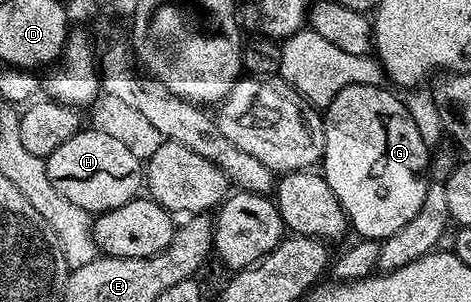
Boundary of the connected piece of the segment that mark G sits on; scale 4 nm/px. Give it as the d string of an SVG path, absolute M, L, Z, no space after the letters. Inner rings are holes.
M377 83L343 87L323 113L323 176L327 187L331 187L335 199L339 199L352 232L354 229L358 238L379 242L395 235L399 227L407 227L407 223L419 215L419 207L423 207L423 199L427 199L427 187L431 184L431 152L425 146L425 137L416 119L392 93L392 88L381 88L385 87Z

